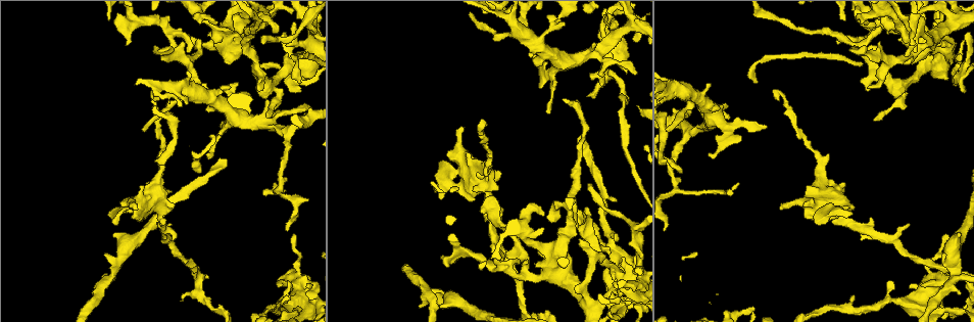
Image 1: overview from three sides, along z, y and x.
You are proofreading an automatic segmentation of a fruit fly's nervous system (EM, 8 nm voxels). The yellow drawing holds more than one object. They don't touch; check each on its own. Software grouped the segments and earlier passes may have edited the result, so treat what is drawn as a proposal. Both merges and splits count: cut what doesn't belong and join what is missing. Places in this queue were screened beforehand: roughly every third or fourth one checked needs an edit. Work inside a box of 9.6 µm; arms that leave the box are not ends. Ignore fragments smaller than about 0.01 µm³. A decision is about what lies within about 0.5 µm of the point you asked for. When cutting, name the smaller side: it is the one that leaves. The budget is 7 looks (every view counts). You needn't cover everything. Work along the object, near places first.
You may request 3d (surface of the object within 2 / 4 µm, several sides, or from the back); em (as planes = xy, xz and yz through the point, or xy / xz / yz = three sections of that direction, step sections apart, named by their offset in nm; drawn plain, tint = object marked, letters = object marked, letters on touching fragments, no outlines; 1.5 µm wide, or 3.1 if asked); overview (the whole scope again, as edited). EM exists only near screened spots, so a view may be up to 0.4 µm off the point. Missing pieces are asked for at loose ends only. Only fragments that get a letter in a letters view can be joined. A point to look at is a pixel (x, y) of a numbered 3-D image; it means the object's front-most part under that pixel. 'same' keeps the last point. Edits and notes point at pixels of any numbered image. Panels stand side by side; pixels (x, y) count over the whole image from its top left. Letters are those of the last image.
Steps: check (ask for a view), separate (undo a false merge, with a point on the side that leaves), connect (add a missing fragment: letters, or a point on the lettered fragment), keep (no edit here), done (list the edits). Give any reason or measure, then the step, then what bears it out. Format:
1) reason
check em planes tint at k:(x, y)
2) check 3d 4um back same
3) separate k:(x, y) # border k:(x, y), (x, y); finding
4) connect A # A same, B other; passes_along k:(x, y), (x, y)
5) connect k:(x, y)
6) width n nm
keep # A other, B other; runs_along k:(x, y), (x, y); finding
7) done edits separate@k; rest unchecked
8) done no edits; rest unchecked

arms part here
check 3d 2um at 1:(906, 22)

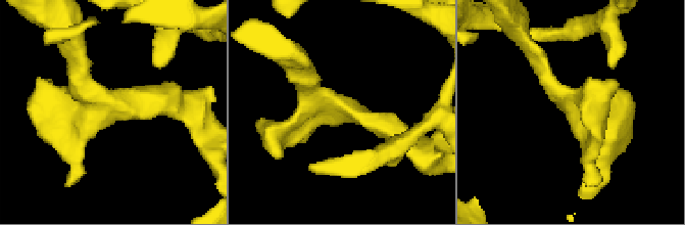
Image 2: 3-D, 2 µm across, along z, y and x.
now the EM
check em planes letters at 2:(114, 105)

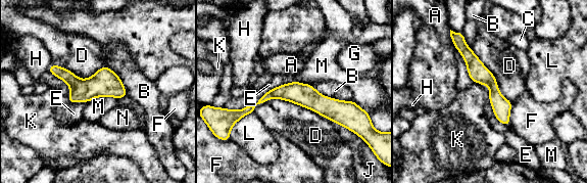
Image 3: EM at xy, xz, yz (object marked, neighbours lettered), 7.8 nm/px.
longest_contact D 650 nm
keep # A other, B other, C other, D other, E other, F other, G other, H other, J other, K other, L other, M other, N other; runs_along 3:(356, 108), (272, 93), (240, 115); continuous, no second neuron

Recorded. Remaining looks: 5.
branch stops here
check em 3.1um planes letters at 1:(876, 120)

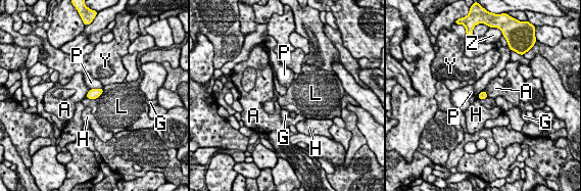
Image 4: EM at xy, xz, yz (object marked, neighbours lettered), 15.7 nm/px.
keep # A other, G other, H other, L other, P other, Y other, Z other; border 4:(103, 88), (97, 97), (86, 98); none of them fits

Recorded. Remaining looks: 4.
branch stops here
check 3d 2um at 1:(600, 262)

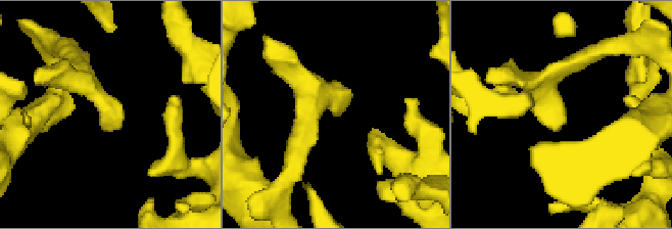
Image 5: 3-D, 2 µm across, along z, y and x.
arm_widths 170, 170 nm
check em xy step 8 letters at 5:(564, 122)

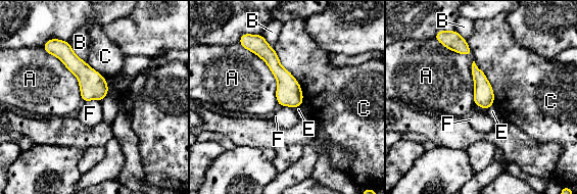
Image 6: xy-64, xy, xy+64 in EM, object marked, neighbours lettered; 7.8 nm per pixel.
check em planes letters same

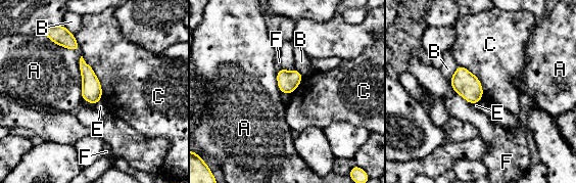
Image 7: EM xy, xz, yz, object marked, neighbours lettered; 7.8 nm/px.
keep # A other, B other, C other, E other, F other; border 7:(82, 55), (99, 82), (101, 99); none of them fits

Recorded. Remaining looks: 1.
done no edits; rest unchecked

